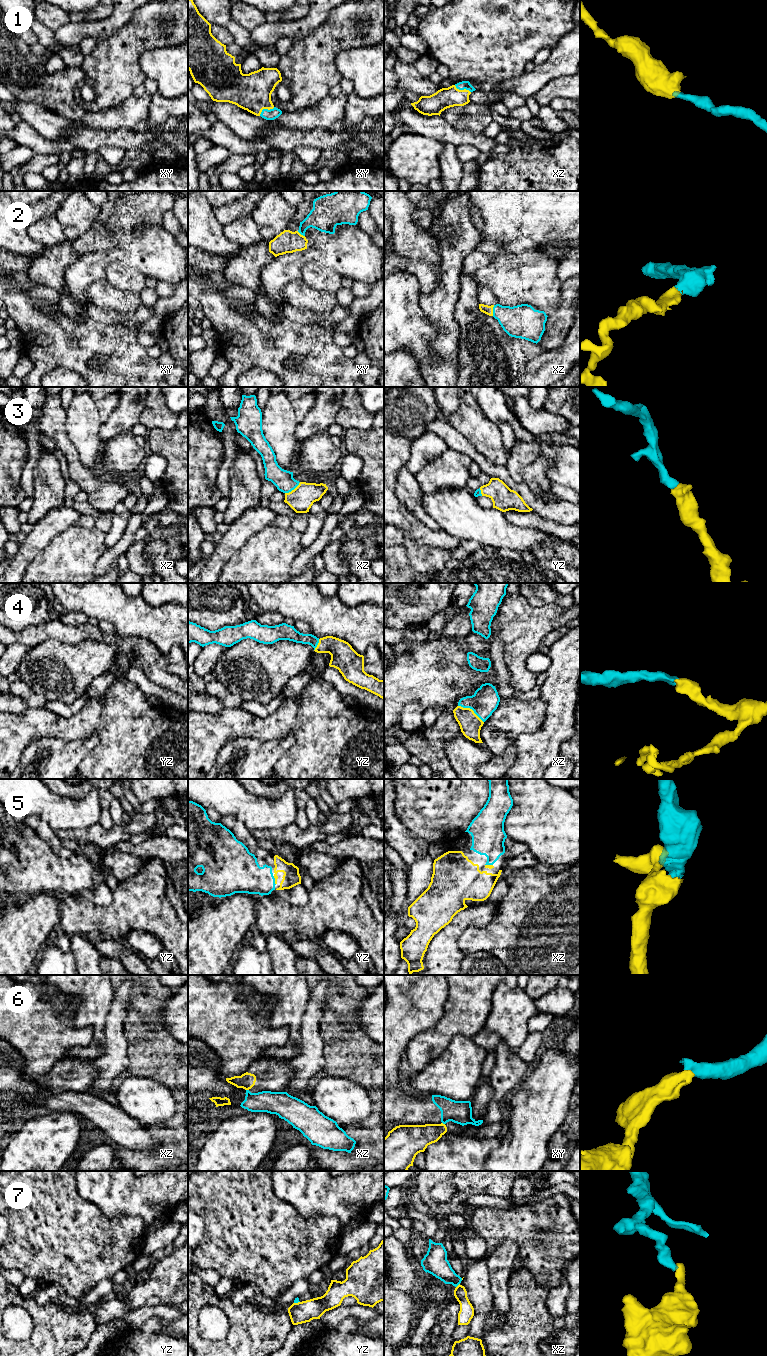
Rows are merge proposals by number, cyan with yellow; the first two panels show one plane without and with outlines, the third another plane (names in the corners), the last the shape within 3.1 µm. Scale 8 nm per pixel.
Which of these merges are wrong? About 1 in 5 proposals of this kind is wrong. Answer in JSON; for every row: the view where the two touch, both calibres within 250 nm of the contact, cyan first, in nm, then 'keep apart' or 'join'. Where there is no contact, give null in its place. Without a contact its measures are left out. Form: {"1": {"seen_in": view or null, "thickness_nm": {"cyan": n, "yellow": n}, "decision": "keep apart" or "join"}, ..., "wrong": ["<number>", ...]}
{"1": {"seen_in": "xy", "thickness_nm": {"cyan": 90, "yellow": 300}, "decision": "join"}, "2": {"seen_in": "xz", "thickness_nm": {"cyan": 280, "yellow": 70}, "decision": "join"}, "3": {"seen_in": "xz", "thickness_nm": {"cyan": 160, "yellow": 200}, "decision": "join"}, "4": {"seen_in": "xz", "thickness_nm": {"cyan": 220, "yellow": 180}, "decision": "join"}, "5": {"seen_in": "yz", "thickness_nm": {"cyan": 280, "yellow": 140}, "decision": "join"}, "6": {"seen_in": "xz", "thickness_nm": {"cyan": 180, "yellow": 130}, "decision": "keep apart"}, "7": {"seen_in": "xz", "thickness_nm": {"cyan": 190, "yellow": 120}, "decision": "keep apart"}, "wrong": ["6", "7"]}

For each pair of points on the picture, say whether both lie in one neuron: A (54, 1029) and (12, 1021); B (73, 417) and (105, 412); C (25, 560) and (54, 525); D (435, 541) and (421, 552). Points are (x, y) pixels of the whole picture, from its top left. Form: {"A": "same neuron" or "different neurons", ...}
{"A": "same neuron", "B": "different neurons", "C": "same neuron", "D": "different neurons"}

